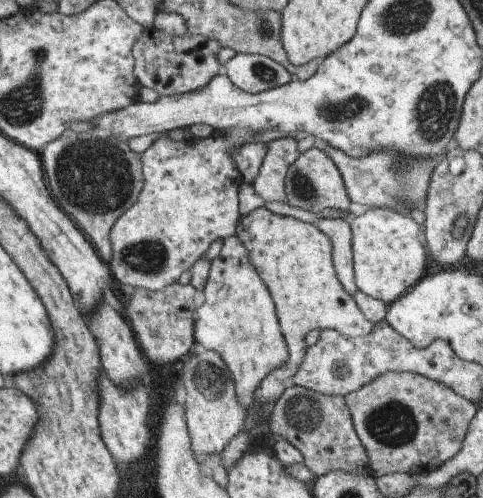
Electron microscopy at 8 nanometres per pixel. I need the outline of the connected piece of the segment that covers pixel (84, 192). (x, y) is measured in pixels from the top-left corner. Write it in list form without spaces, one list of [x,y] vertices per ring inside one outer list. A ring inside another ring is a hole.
[[[77,128],[69,129],[60,139],[47,145],[41,154],[53,196],[108,263],[114,253],[111,242],[113,225],[138,201],[144,189],[142,155],[135,152],[127,140],[109,132],[97,136],[91,132],[79,132]]]

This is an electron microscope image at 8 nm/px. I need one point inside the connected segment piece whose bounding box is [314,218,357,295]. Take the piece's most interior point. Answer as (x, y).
(339, 231)

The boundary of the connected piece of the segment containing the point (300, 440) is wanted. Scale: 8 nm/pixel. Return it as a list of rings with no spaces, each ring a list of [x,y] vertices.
[[[291,383],[276,402],[270,428],[274,436],[285,438],[296,446],[303,457],[302,463],[315,476],[331,469],[371,474],[342,396],[321,394]]]

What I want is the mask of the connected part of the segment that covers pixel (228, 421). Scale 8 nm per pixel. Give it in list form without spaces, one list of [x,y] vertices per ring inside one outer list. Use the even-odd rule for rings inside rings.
[[[197,349],[183,366],[183,385],[187,391],[184,404],[191,434],[192,449],[199,462],[211,455],[221,455],[230,442],[246,429],[249,411],[240,402],[236,382],[223,356],[217,351]]]

